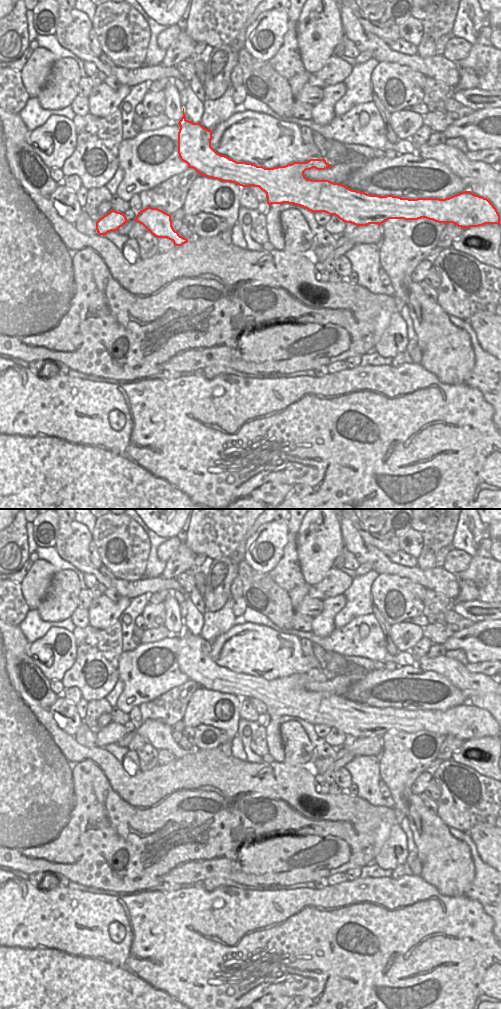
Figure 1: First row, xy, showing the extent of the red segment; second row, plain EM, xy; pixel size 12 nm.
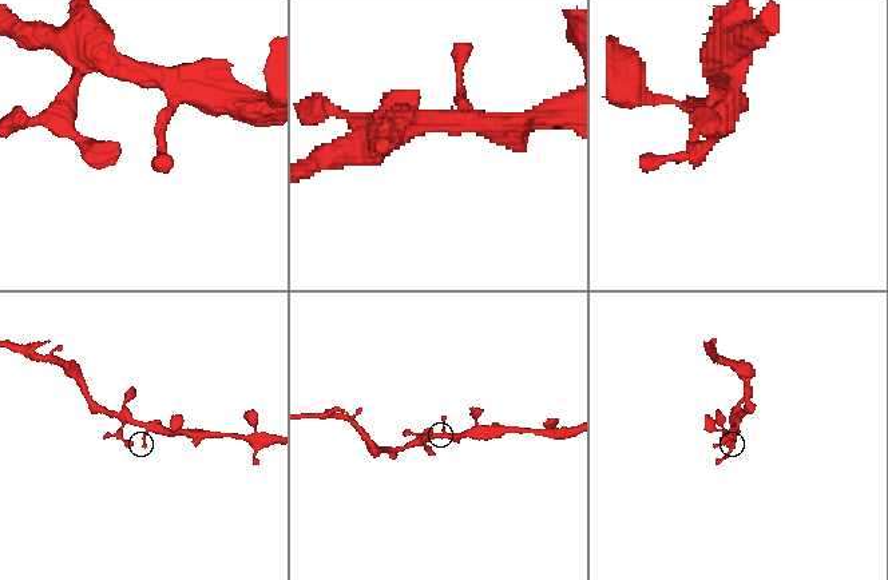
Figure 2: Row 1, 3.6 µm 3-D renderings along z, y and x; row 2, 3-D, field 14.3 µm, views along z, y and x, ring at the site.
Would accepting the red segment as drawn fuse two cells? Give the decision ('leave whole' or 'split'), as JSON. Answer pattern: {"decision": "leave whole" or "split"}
{"decision": "leave whole"}

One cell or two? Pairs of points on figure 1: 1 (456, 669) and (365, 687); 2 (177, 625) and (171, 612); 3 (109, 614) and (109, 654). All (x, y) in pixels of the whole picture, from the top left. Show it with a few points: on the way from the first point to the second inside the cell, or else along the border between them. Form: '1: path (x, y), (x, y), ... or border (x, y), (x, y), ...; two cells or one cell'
1: border (415, 664), (426, 670), (434, 670), (456, 687); two cells
2: path (174, 622), (170, 615); one cell
3: border (118, 619), (104, 629), (93, 628), (89, 625); two cells

